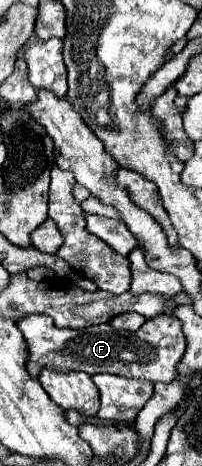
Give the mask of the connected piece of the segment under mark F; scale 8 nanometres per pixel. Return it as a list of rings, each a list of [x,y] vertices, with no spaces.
[[[28,315],[16,323],[28,343],[28,373],[36,379],[44,367],[68,373],[86,371],[88,375],[112,373],[128,379],[146,379],[152,383],[172,383],[176,379],[176,363],[182,359],[186,339],[182,323],[172,315],[148,319],[142,329],[130,333],[114,329],[110,323],[92,325],[88,329],[58,329],[46,315]]]

